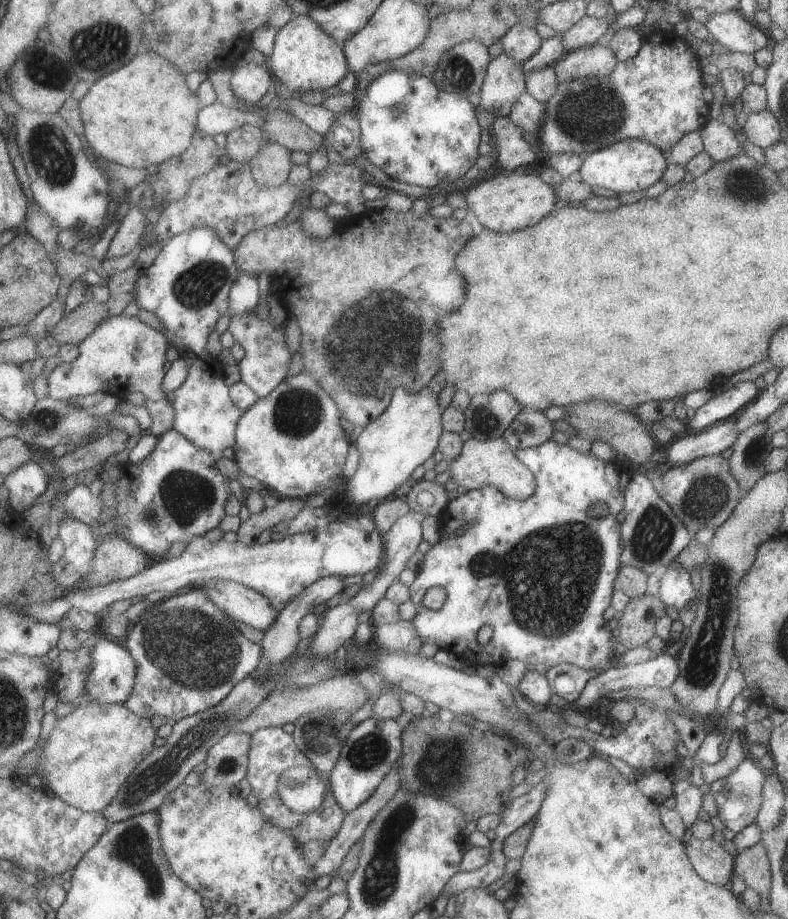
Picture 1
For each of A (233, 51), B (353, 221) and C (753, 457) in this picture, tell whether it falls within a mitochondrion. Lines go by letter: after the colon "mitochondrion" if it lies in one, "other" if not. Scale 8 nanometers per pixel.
A: other
B: other
C: mitochondrion

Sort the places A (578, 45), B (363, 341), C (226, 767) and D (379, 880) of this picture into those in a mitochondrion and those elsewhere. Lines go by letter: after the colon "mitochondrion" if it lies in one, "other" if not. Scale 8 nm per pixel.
A: other
B: mitochondrion
C: mitochondrion
D: mitochondrion

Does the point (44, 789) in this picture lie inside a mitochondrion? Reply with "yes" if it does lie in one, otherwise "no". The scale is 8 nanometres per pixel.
no

